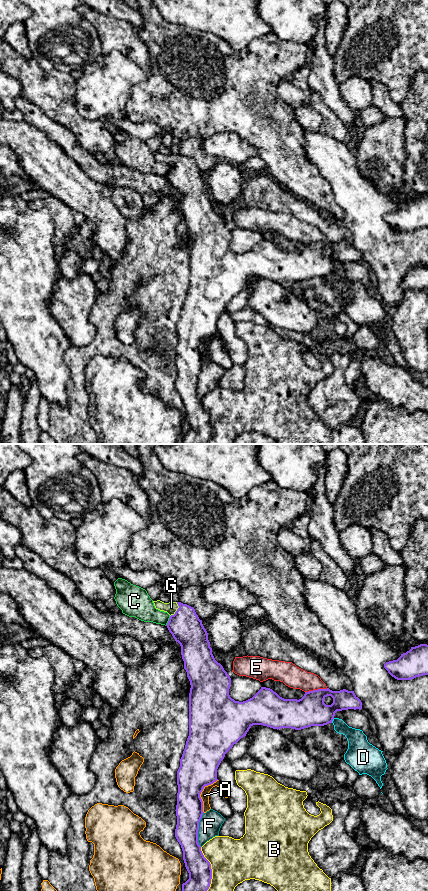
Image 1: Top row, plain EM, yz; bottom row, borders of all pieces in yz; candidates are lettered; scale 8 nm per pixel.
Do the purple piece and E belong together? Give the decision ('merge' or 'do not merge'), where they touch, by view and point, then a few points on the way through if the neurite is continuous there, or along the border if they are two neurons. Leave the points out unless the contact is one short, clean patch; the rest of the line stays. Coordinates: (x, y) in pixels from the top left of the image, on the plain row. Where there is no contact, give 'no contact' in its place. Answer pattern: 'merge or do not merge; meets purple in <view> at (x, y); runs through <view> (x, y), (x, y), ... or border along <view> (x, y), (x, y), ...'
do not merge; meets purple in yz at (316, 242); border along yz (327, 240), (318, 240), (305, 244)

